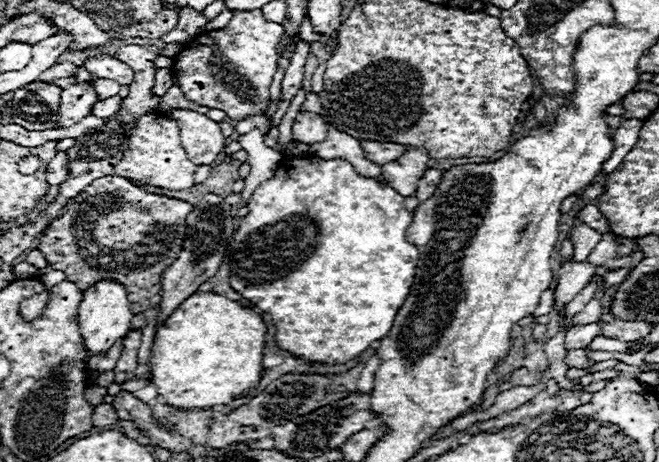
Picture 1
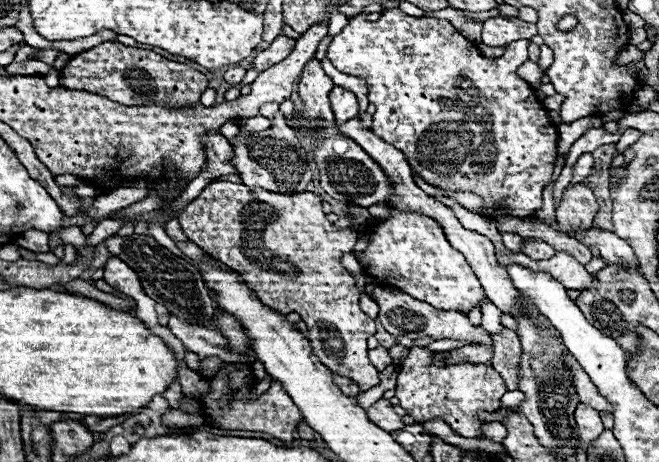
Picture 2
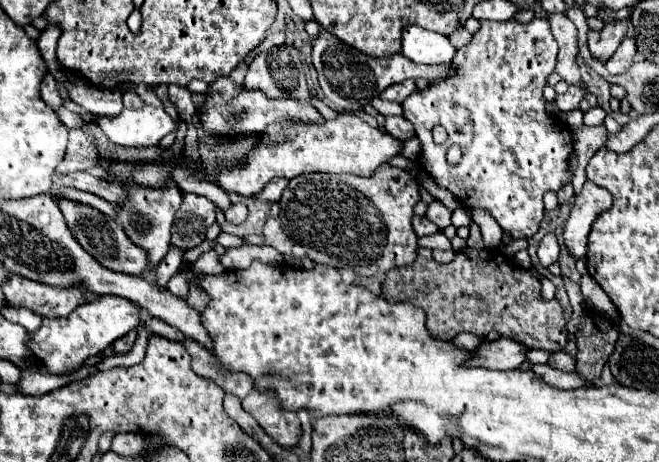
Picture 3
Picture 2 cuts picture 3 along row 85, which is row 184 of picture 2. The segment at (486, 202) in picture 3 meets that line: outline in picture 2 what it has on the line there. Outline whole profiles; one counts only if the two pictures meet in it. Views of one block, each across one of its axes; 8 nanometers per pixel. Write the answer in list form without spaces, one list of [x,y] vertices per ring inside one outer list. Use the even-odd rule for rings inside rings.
[[[399,8],[387,9],[380,17],[378,22],[370,22],[368,12],[354,16],[348,26],[332,38],[328,50],[326,50],[326,58],[344,74],[350,76],[360,76],[368,82],[368,102],[374,104],[374,122],[372,122],[372,132],[376,136],[380,136],[382,140],[386,140],[388,144],[392,144],[394,148],[398,148],[412,172],[418,172],[428,184],[438,186],[438,188],[462,188],[468,192],[478,192],[478,196],[486,196],[485,210],[480,212],[483,216],[494,217],[502,214],[518,216],[518,218],[526,218],[526,216],[534,216],[540,208],[542,208],[542,188],[552,180],[552,172],[554,172],[554,162],[556,162],[556,144],[558,144],[558,128],[550,122],[550,118],[546,116],[546,108],[542,104],[542,100],[536,96],[536,92],[530,88],[528,82],[524,82],[516,70],[518,66],[522,66],[528,60],[528,44],[530,40],[516,40],[514,44],[506,46],[506,52],[500,58],[484,58],[482,54],[476,52],[476,46],[472,42],[468,42],[448,20],[436,20],[436,18],[414,18],[403,13]]]

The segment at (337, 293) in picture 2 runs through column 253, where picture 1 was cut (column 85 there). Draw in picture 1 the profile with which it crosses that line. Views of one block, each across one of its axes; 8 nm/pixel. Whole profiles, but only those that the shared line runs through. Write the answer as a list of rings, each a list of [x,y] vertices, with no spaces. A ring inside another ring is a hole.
[[[104,176],[104,178],[98,178],[94,180],[94,184],[86,186],[80,194],[76,194],[74,198],[68,200],[68,204],[58,212],[58,216],[52,220],[52,224],[46,228],[46,260],[50,264],[50,268],[54,270],[62,270],[70,282],[74,282],[80,290],[86,290],[90,288],[90,284],[102,280],[102,278],[110,278],[110,280],[118,280],[120,284],[126,286],[126,290],[130,292],[130,302],[132,302],[132,312],[138,314],[138,312],[144,312],[146,306],[142,304],[152,304],[158,296],[160,296],[160,286],[162,286],[162,272],[178,258],[180,254],[180,248],[184,244],[184,238],[186,238],[186,216],[192,212],[192,204],[184,202],[184,200],[176,200],[176,198],[168,198],[168,196],[158,196],[158,194],[150,194],[150,192],[144,192],[140,186],[132,184],[130,180],[122,178],[122,176]]]

